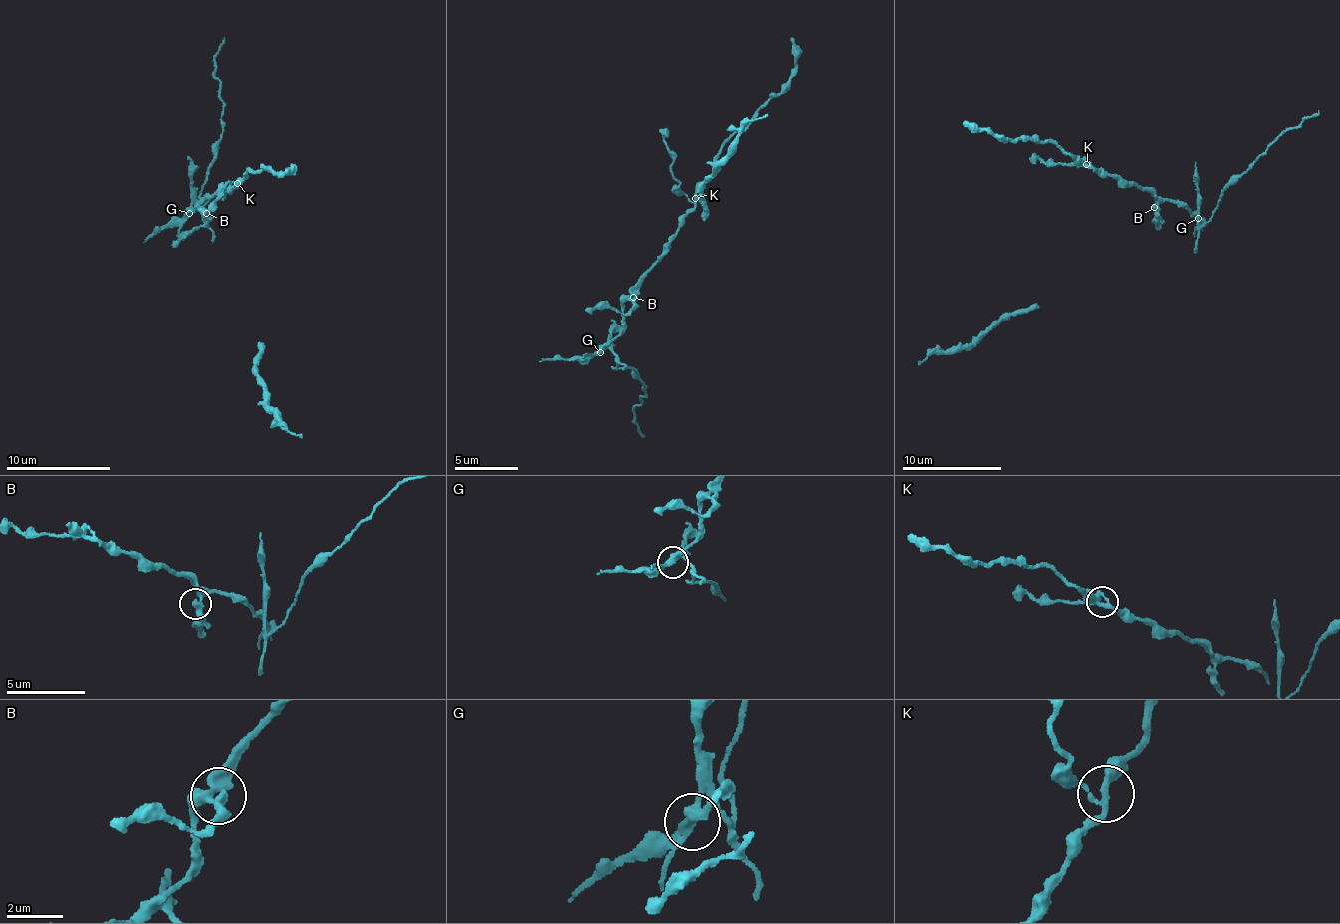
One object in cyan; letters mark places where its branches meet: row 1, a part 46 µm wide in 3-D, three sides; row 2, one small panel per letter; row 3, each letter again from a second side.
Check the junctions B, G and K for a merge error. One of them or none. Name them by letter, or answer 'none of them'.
G

